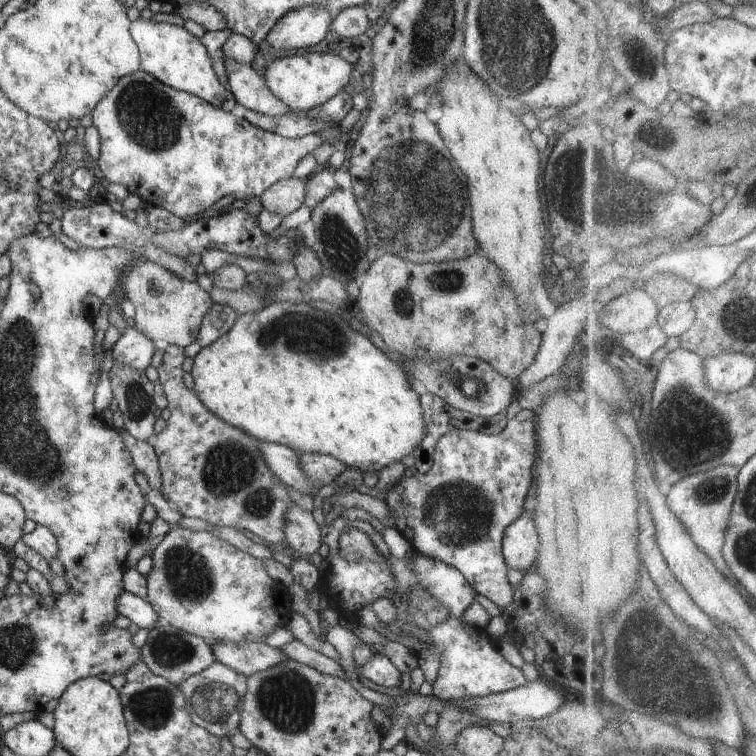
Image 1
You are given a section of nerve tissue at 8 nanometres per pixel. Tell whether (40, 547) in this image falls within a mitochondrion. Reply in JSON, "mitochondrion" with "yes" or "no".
{"mitochondrion":"no"}

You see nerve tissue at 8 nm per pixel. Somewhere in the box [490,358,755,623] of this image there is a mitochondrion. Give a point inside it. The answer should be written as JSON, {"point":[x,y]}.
{"point":[710,435]}

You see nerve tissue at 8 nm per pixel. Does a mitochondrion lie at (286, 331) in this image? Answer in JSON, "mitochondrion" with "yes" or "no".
{"mitochondrion":"yes"}

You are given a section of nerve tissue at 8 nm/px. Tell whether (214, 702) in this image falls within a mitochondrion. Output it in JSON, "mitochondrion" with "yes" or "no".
{"mitochondrion":"yes"}

